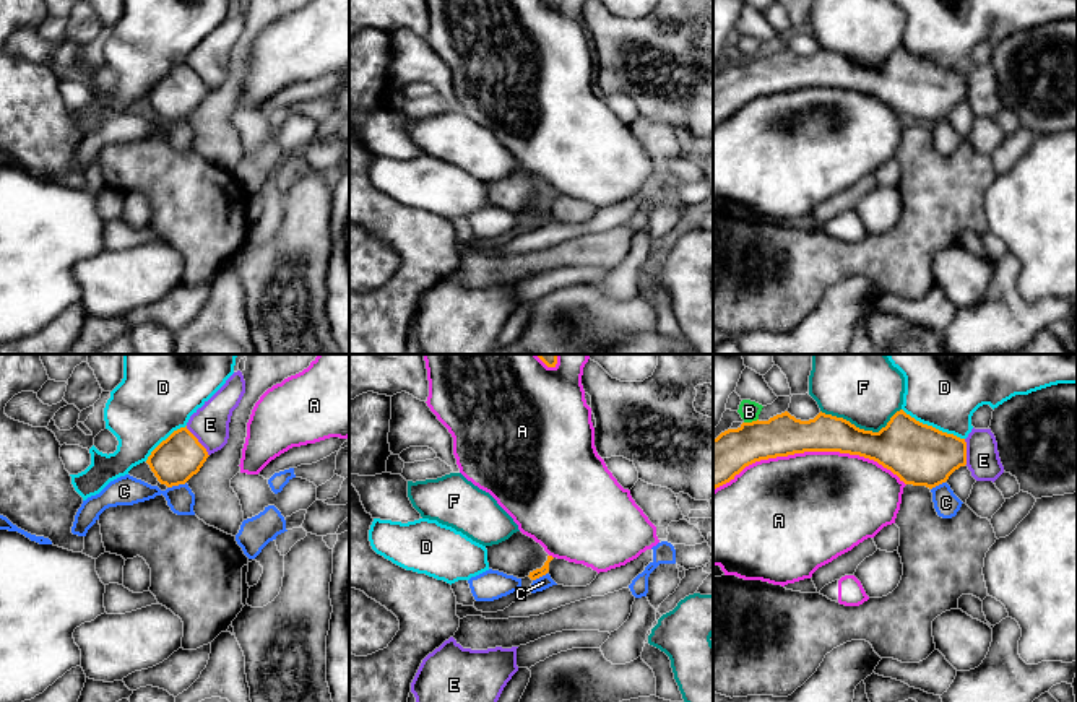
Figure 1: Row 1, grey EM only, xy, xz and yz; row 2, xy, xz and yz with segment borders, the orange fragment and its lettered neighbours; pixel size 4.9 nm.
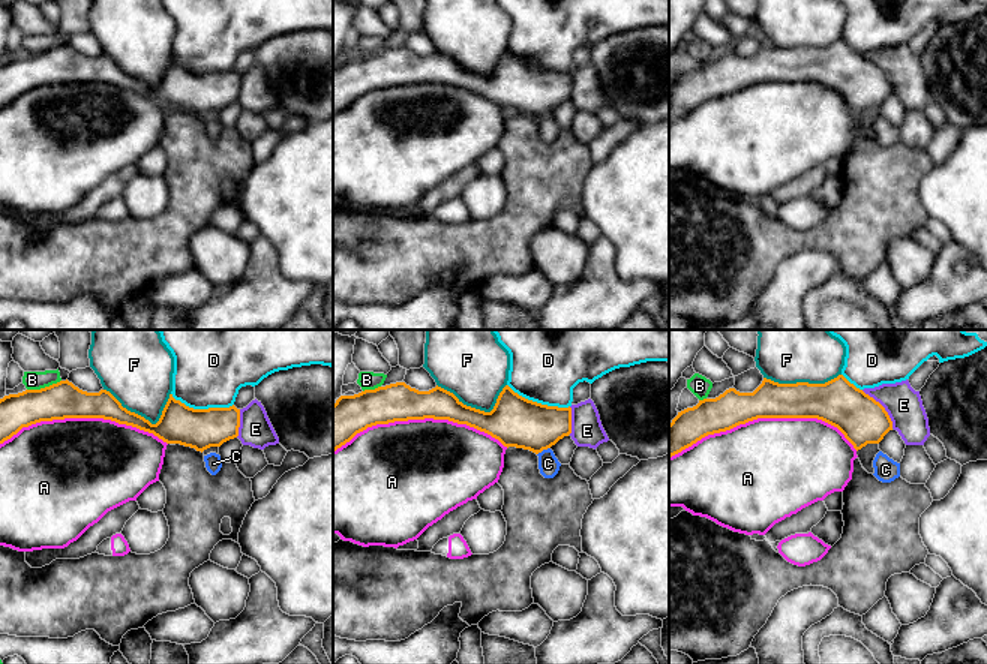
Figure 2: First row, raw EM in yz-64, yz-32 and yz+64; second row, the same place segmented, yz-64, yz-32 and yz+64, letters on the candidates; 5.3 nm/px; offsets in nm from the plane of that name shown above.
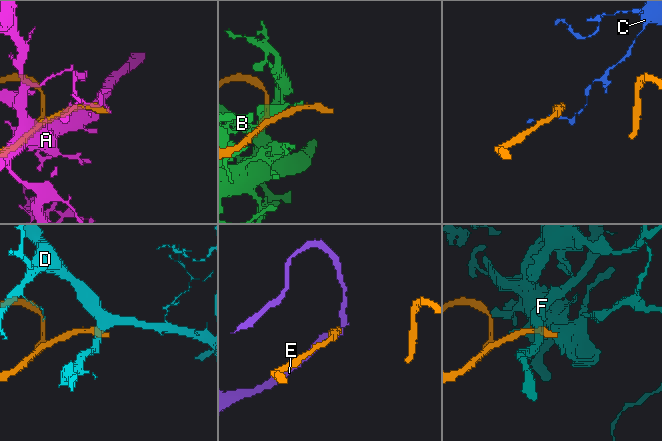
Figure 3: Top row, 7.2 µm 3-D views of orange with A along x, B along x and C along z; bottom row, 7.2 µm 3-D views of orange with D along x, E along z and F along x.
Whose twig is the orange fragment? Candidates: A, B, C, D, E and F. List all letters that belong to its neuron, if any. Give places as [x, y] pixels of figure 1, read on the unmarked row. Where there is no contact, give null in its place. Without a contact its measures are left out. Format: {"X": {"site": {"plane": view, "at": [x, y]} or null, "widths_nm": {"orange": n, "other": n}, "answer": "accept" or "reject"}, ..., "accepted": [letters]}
{"A": {"site": {"plane": "yz", "at": [809, 86]}, "widths_nm": {"orange": 200, "other": 500}, "answer": "reject"}, "B": {"site": {"plane": "yz", "at": [752, 57]}, "widths_nm": {"orange": 220, "other": 100}, "answer": "reject"}, "C": {"site": {"plane": "xy", "at": [176, 121]}, "widths_nm": {"orange": 220, "other": 140}, "answer": "reject"}, "D": {"site": {"plane": "yz", "at": [931, 62]}, "widths_nm": {"orange": 300, "other": 320}, "answer": "reject"}, "E": {"site": {"plane": "xy", "at": [197, 77]}, "widths_nm": {"orange": 220, "other": 190}, "answer": "accept"}, "F": {"site": {"plane": "yz", "at": [861, 65]}, "widths_nm": {"orange": 280, "other": 320}, "answer": "reject"}, "accepted": ["E"]}

